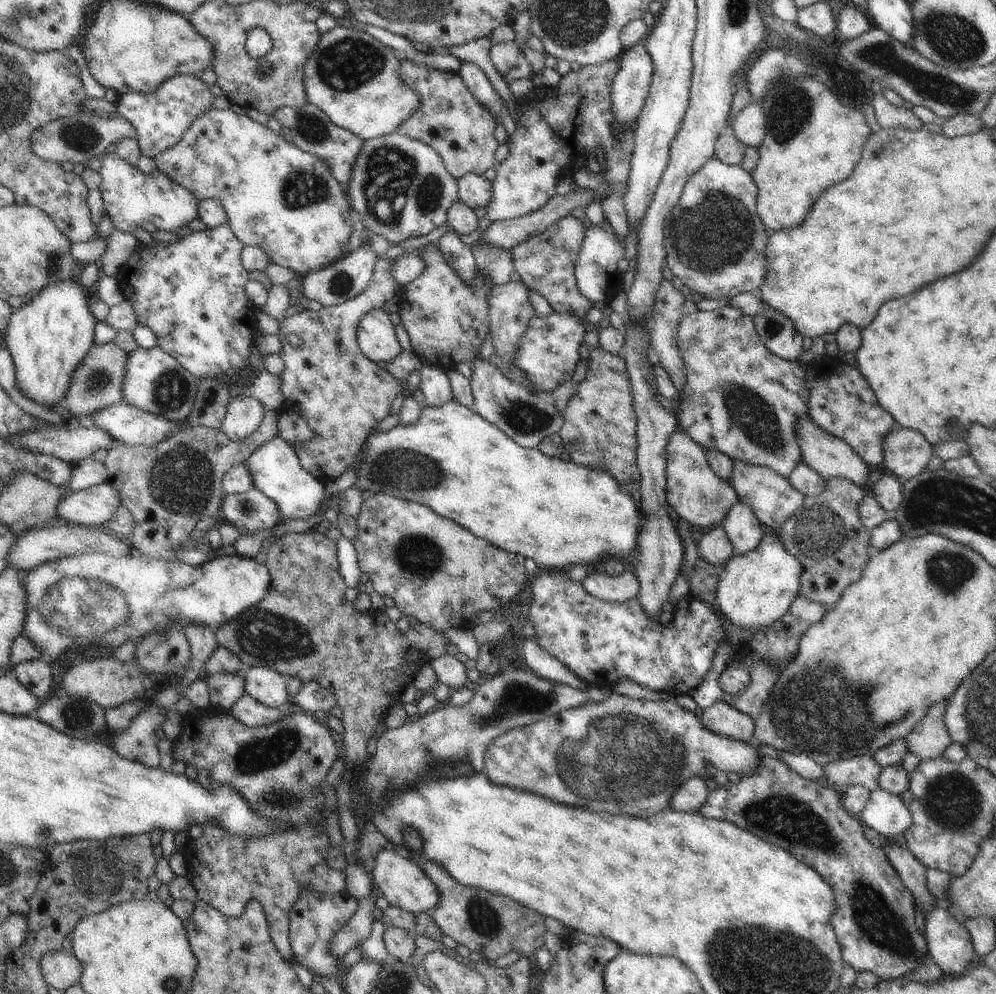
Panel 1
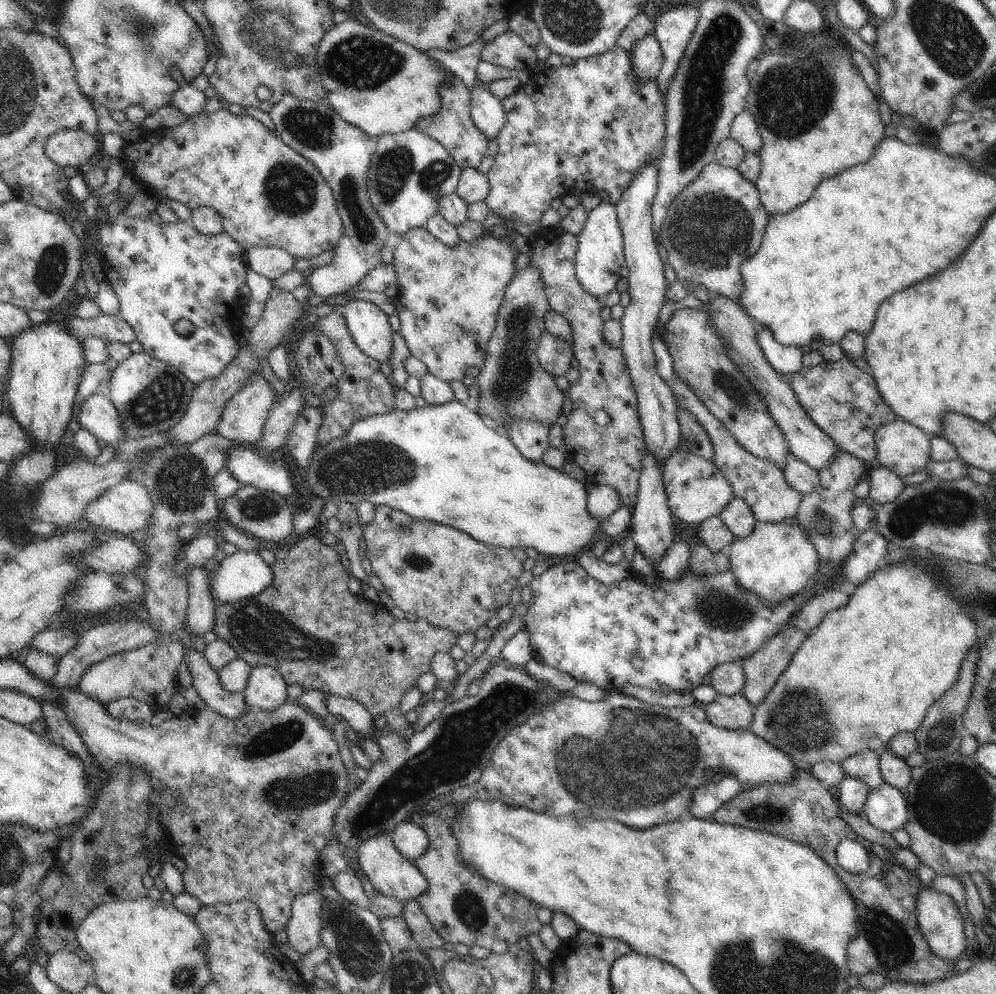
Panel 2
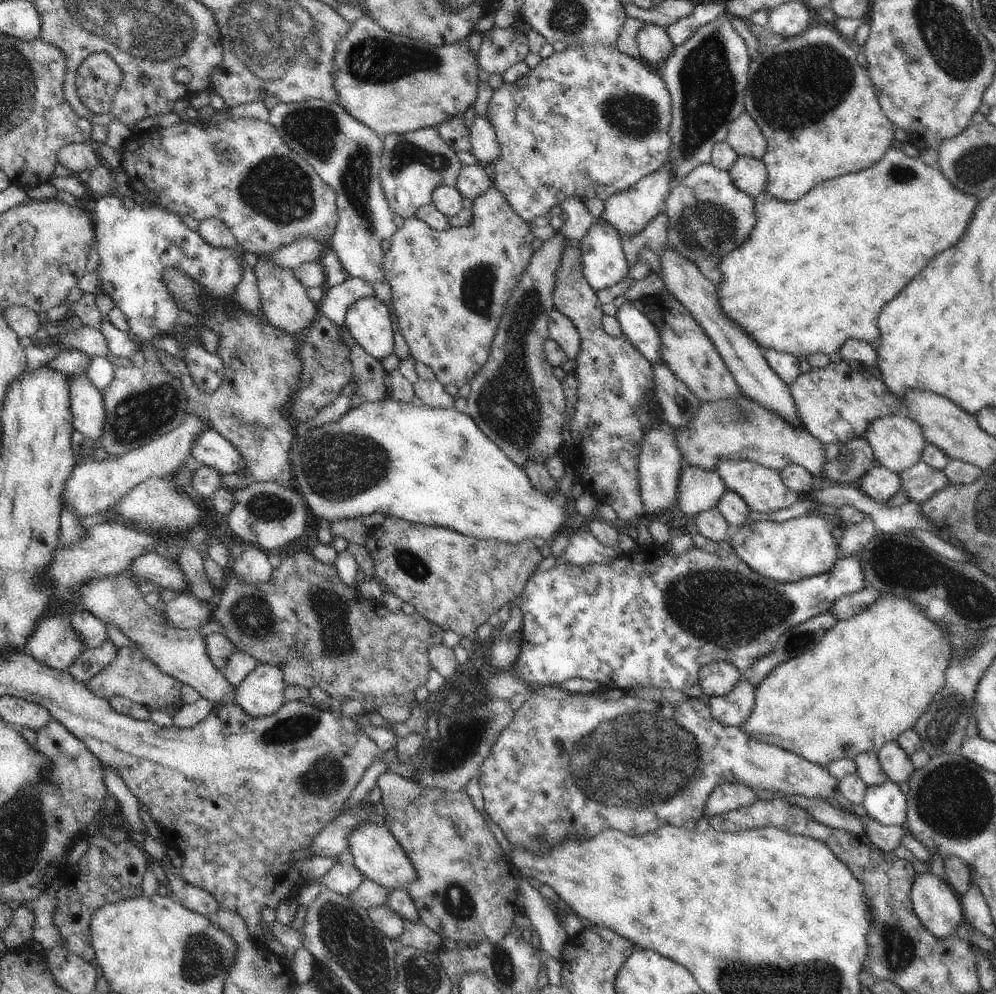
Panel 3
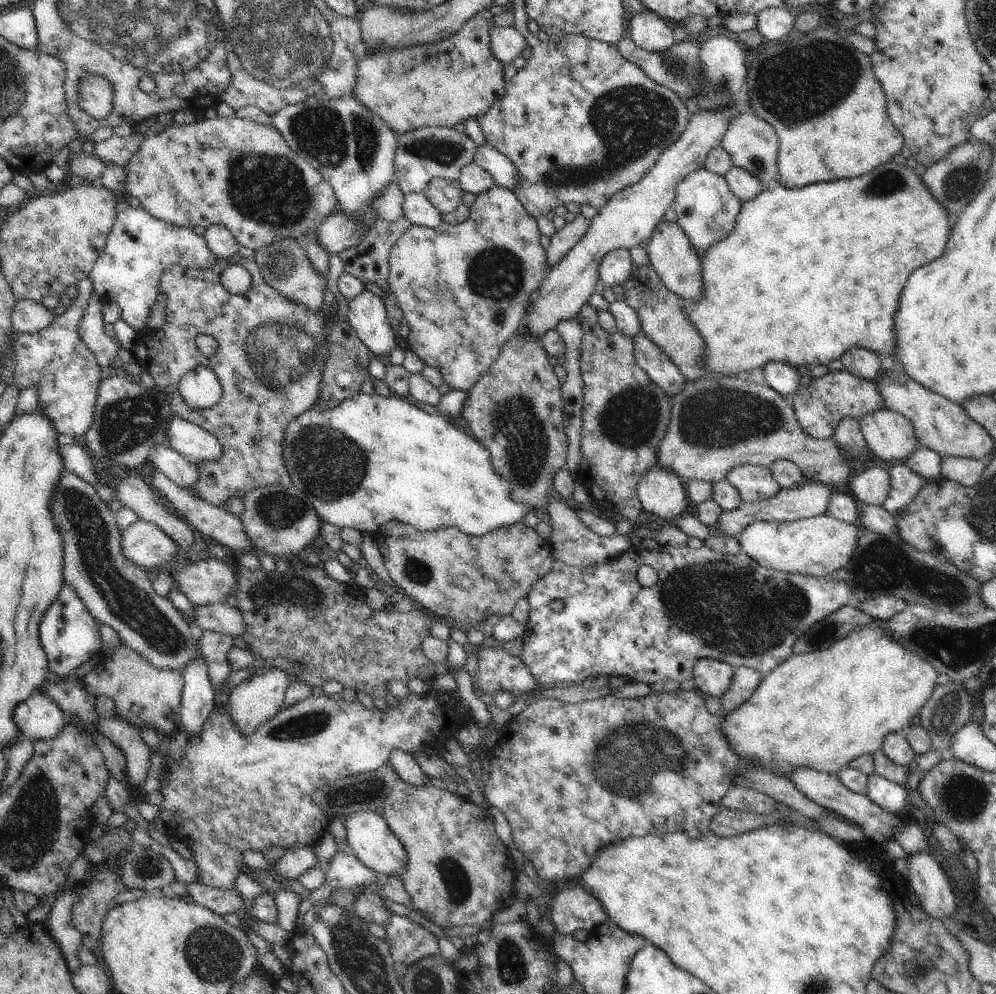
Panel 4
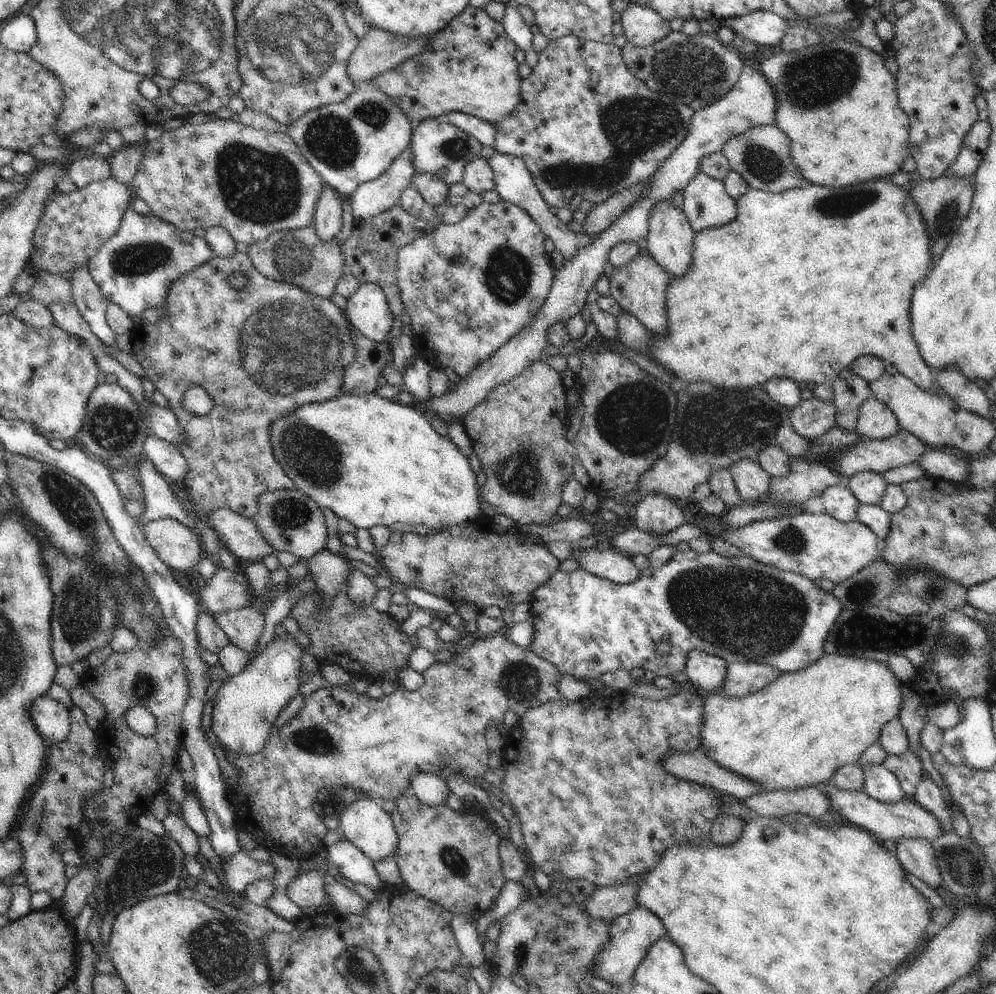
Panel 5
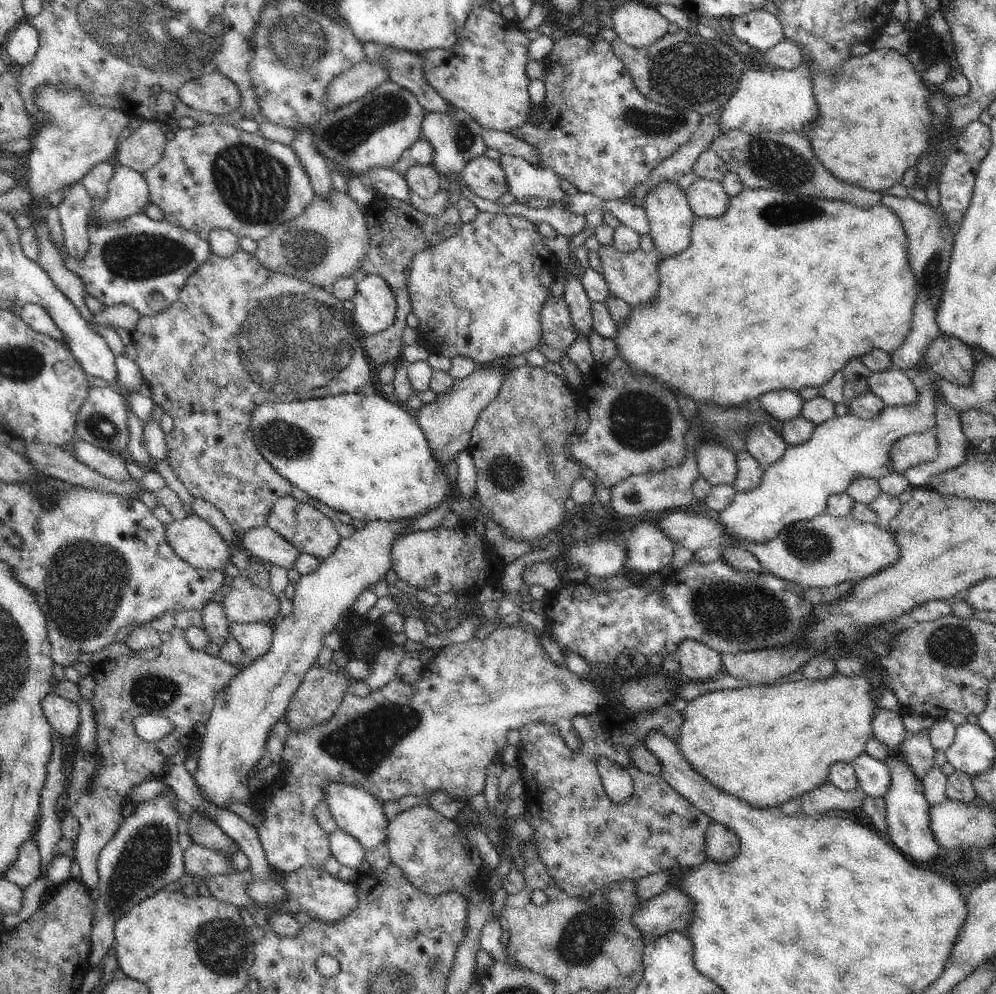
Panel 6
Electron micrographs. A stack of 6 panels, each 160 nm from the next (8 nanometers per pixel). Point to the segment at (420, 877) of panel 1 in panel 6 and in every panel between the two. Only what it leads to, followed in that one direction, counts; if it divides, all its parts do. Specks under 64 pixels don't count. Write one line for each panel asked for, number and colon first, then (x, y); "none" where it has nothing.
2: (390, 872)
3: (377, 854)
4: (368, 837)
5: (365, 823)
6: (357, 812)

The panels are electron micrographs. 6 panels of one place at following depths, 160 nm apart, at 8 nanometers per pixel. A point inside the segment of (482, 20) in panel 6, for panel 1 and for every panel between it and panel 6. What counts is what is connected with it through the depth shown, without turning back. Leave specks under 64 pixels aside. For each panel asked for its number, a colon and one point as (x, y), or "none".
1: (355, 79)
2: (382, 85)
3: (393, 84)
4: (445, 84)
5: (469, 66)

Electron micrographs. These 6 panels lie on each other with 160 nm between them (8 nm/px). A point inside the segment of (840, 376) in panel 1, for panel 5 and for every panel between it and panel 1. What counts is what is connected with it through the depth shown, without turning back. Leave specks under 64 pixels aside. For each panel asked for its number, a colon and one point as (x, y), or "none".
2: (845, 402)
3: (834, 404)
4: (819, 408)
5: (812, 418)

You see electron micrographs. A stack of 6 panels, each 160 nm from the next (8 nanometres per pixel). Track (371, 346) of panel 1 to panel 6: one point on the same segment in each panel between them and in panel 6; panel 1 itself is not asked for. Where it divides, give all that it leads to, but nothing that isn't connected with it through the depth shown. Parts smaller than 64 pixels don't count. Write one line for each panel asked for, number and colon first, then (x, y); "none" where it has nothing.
2: (368, 325)
3: (368, 321)
4: (367, 315)
5: (368, 311)
6: (375, 306)

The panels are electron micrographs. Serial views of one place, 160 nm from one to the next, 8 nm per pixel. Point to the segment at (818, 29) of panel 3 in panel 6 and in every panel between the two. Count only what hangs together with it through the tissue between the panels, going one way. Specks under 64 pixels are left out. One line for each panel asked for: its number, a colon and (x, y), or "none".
4: (819, 94)
5: (838, 104)
6: (875, 122)

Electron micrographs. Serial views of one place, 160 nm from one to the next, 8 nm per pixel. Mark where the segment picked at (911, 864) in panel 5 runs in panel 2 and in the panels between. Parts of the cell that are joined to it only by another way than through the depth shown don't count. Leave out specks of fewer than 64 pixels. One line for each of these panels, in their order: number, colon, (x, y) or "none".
2: (940, 921)
3: (937, 905)
4: (926, 878)

